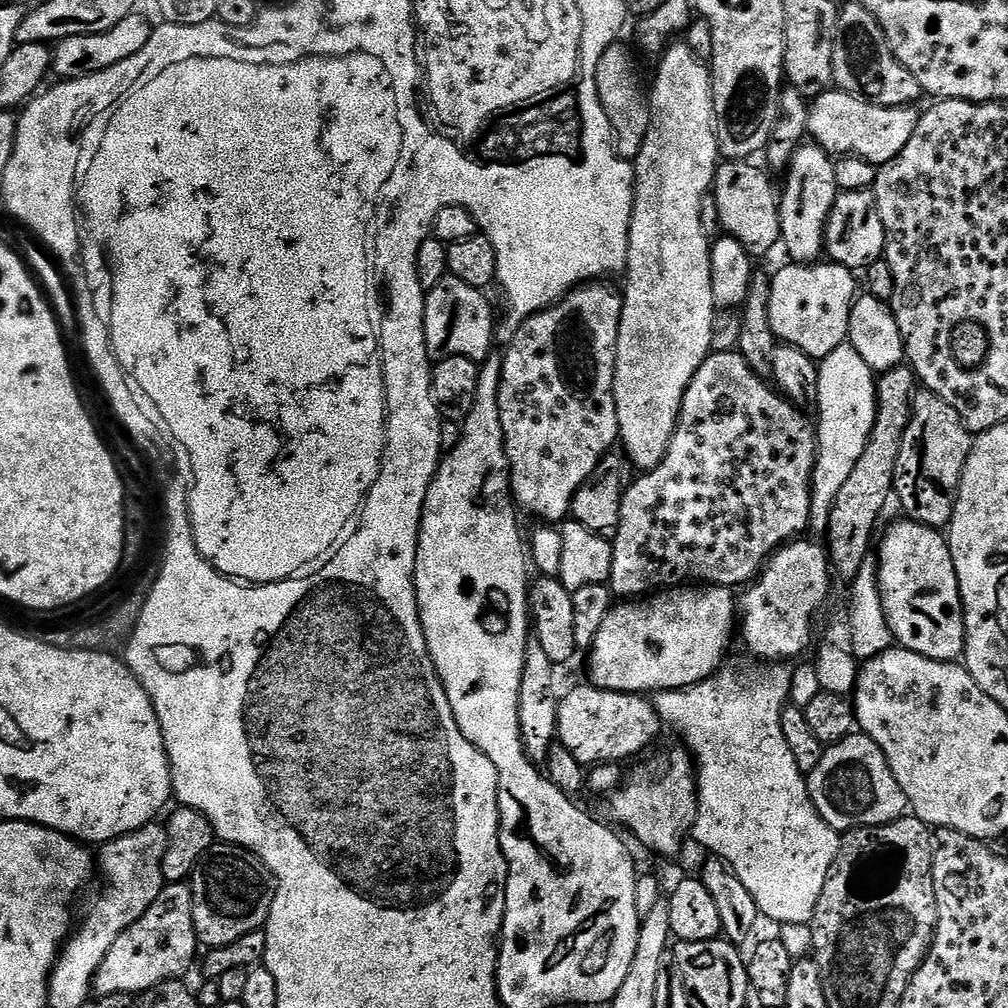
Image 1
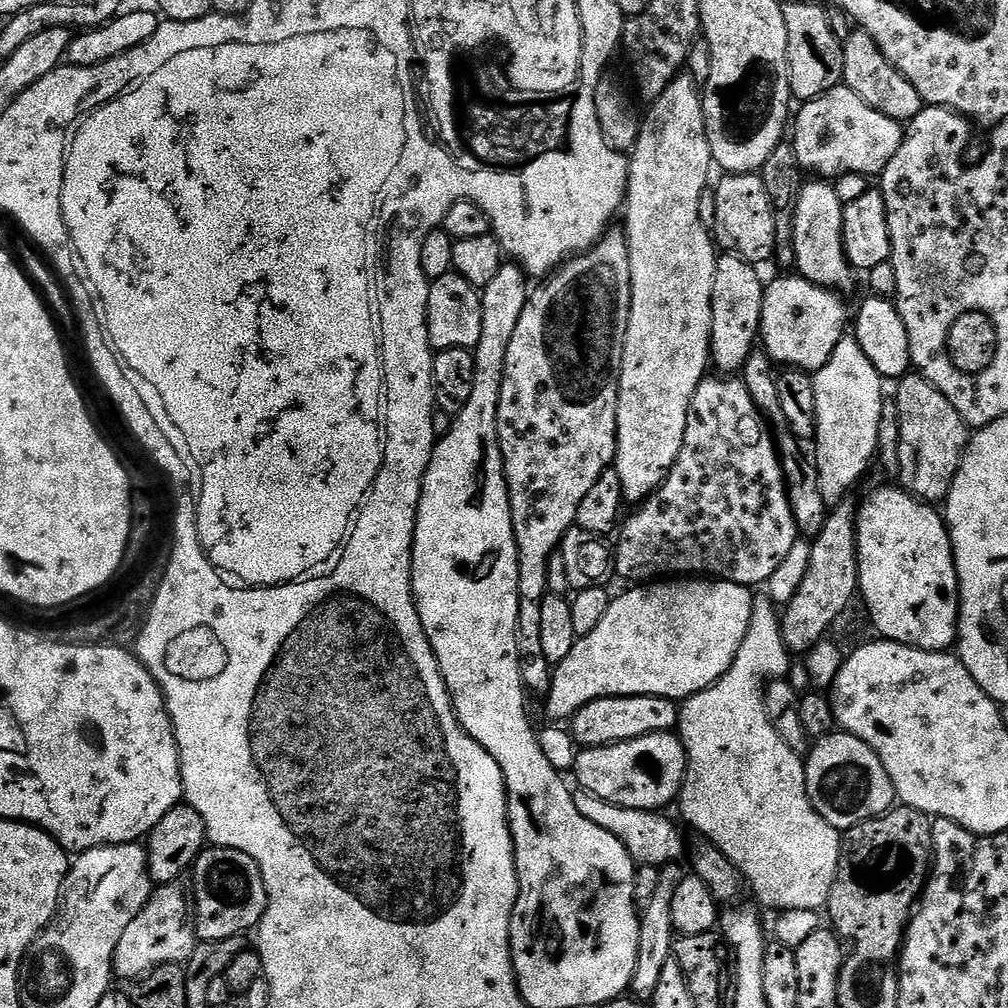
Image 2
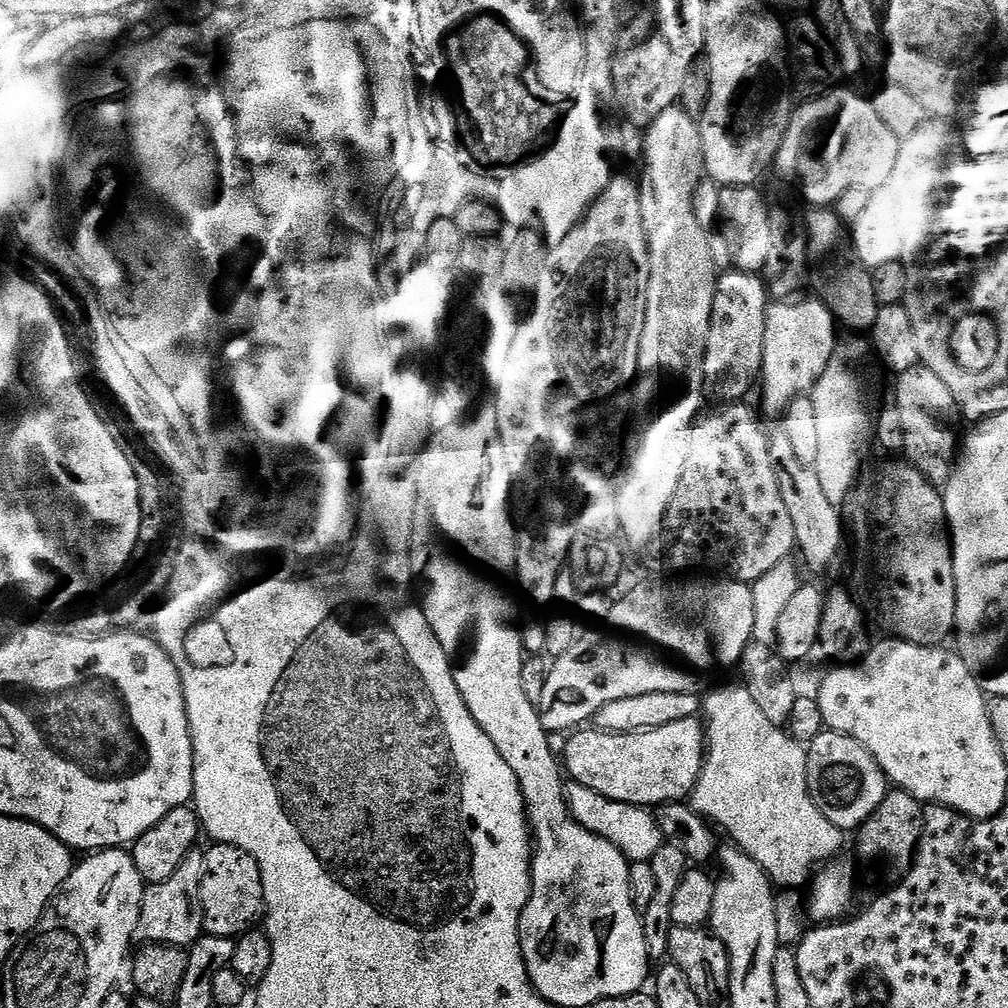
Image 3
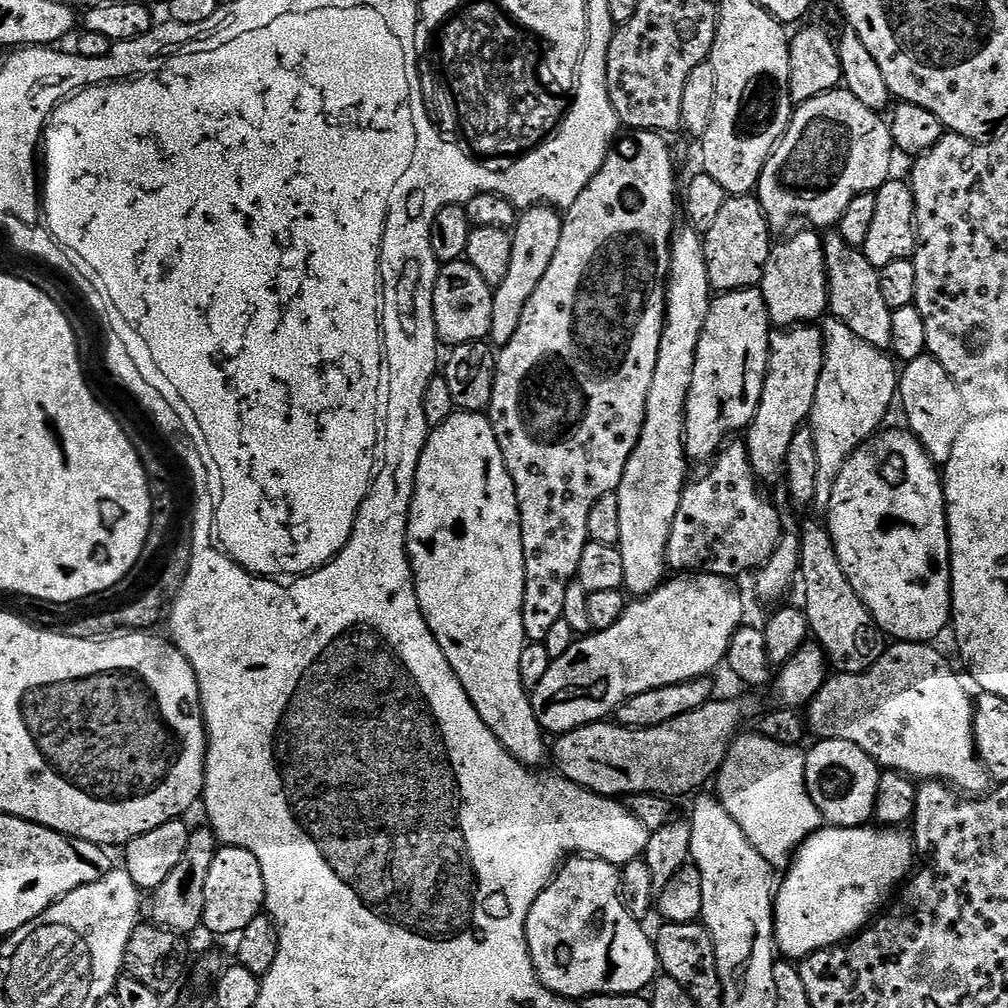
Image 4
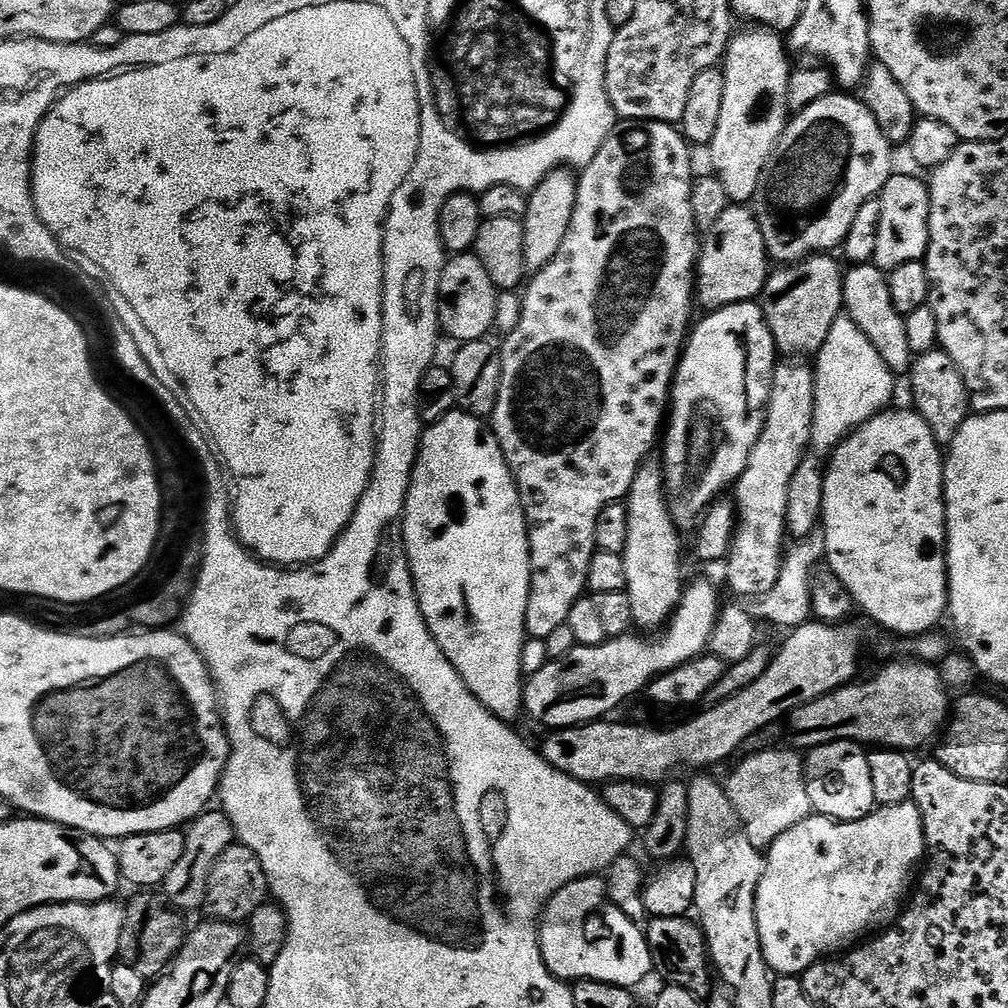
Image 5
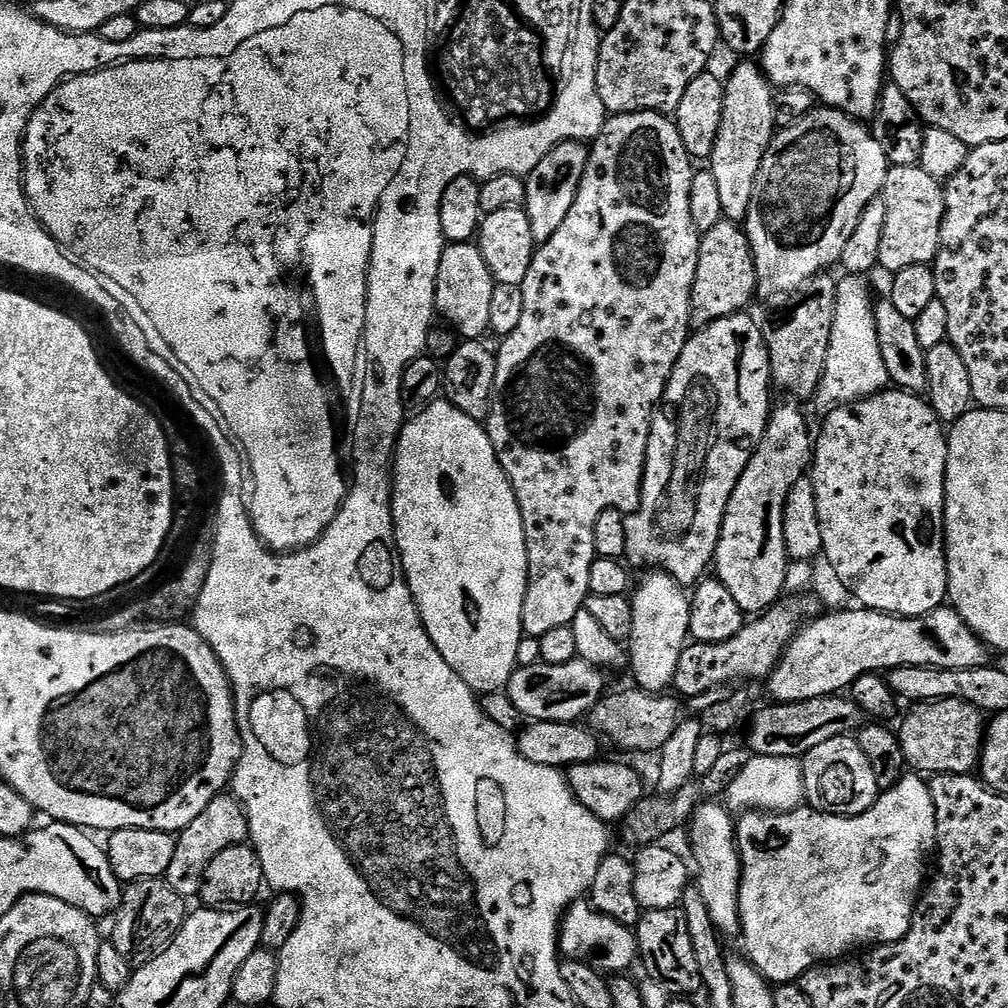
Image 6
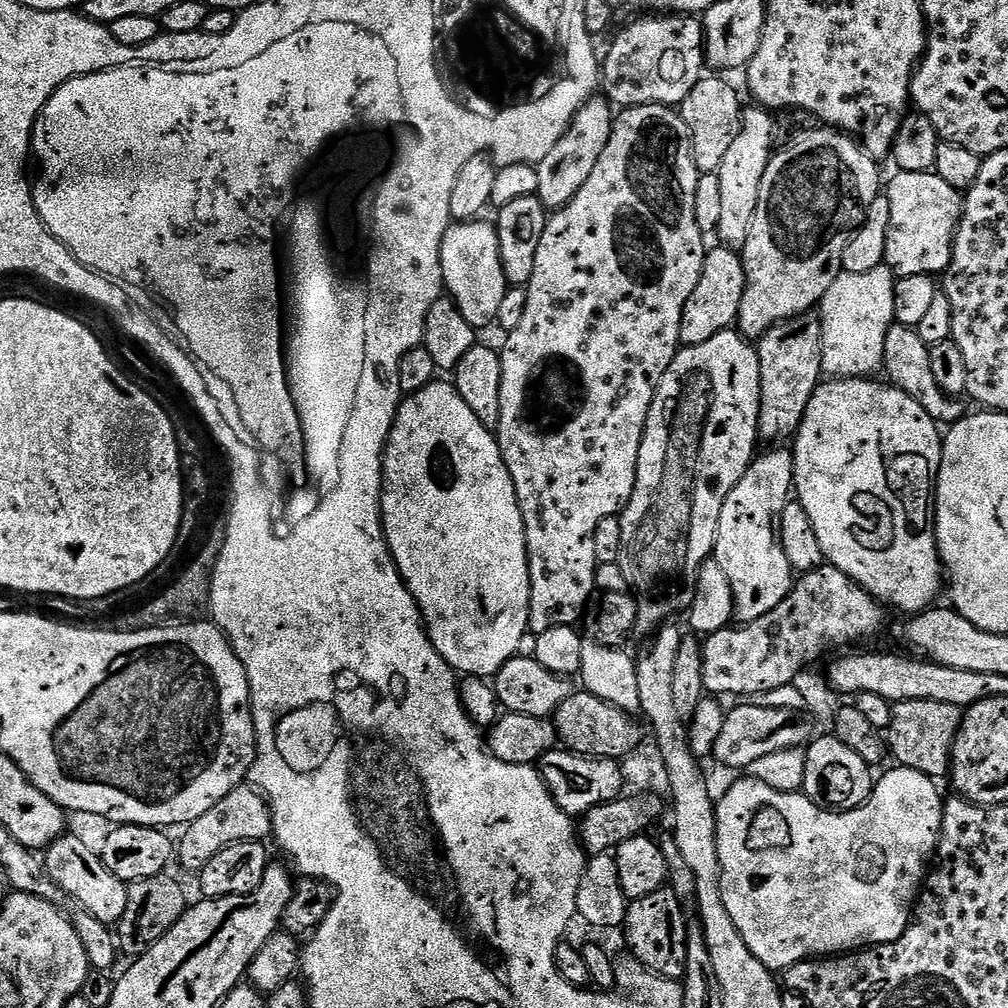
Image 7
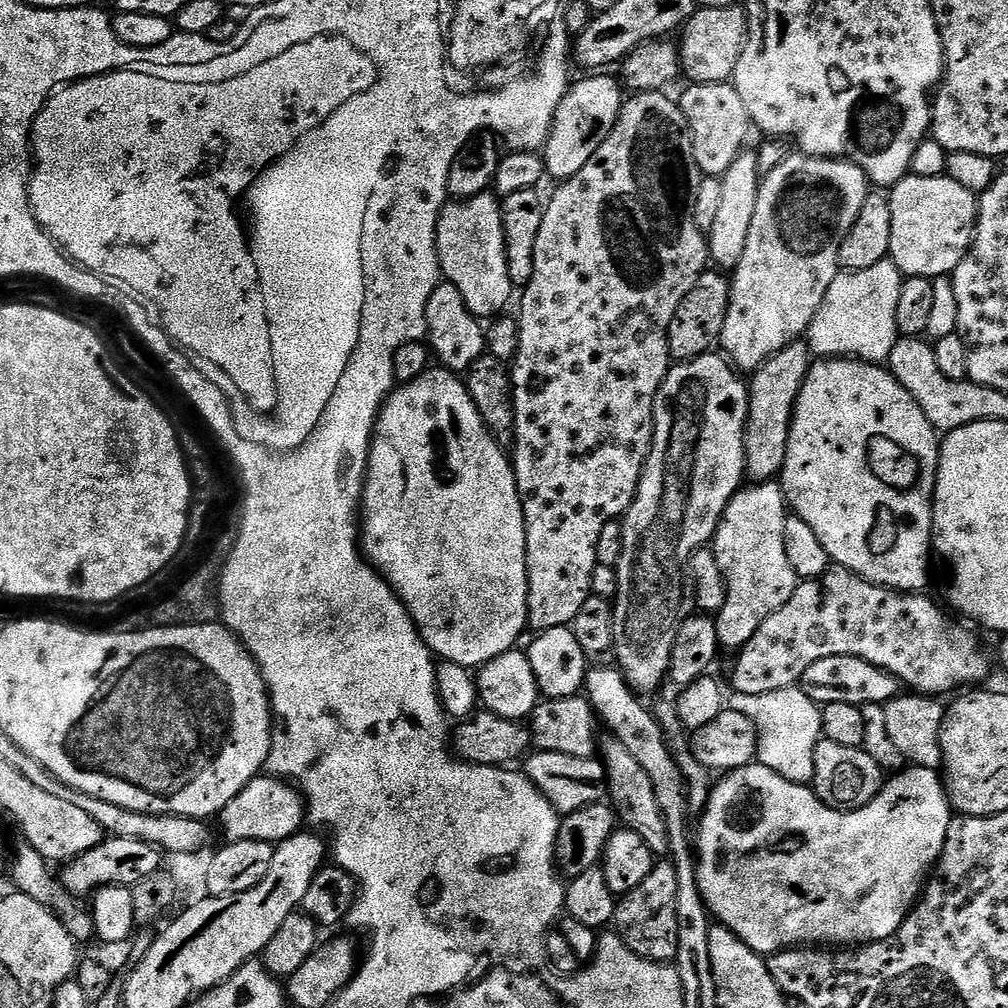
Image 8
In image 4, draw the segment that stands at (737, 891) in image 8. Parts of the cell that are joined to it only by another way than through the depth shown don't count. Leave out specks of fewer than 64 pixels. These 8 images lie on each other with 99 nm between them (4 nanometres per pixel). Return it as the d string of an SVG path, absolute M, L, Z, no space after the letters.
M896 826L821 827L796 849L786 872L788 877L785 880L783 877L776 889L777 949L785 957L799 962L820 948L839 946L863 932L873 919L872 911L909 879L917 856L913 837Z

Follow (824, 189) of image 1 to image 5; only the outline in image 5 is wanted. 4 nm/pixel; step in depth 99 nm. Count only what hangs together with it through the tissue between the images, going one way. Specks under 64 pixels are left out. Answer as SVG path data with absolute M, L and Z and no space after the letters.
M869 262L853 264L844 272L844 306L843 311L870 338L870 346L882 354L882 362L893 374L907 373L912 367L914 353L910 350L910 342L906 342L906 326L904 317L894 310L894 302L890 302L888 277L881 268Z

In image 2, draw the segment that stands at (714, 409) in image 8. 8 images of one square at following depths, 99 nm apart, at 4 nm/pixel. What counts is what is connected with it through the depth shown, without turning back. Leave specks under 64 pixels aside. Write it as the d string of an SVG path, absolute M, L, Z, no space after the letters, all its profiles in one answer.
M724 254L717 259L712 291L712 346L710 360L721 373L736 374L760 340L765 281L760 281L757 265L740 256Z

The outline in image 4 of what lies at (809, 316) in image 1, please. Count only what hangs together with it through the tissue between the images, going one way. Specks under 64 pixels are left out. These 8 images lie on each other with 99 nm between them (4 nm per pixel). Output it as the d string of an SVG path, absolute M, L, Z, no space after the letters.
M811 323L795 325L791 328L781 328L771 333L768 341L768 373L762 386L762 398L752 423L746 429L748 457L752 468L761 481L767 482L784 471L786 454L790 450L790 442L800 428L809 423L814 406L814 394L818 394L818 378L824 365L824 333Z

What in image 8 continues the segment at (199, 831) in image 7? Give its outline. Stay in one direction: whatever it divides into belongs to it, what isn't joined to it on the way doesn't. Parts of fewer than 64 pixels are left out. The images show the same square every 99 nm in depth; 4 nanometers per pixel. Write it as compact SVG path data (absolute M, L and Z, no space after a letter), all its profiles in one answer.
M261 774L230 798L228 805L220 811L218 823L227 843L257 840L275 846L305 827L306 801L299 788L271 774Z

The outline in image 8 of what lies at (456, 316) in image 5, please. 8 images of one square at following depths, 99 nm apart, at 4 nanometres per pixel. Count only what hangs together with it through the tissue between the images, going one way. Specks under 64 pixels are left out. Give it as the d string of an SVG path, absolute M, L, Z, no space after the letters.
M491 191L469 200L453 199L440 211L436 227L436 253L443 279L458 286L466 306L478 318L499 317L503 313L500 311L511 302L514 295L510 270L506 266L506 242L500 205L501 201Z

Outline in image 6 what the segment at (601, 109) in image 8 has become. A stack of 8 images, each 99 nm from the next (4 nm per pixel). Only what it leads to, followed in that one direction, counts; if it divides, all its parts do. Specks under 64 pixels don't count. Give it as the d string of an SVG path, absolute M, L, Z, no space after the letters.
M567 140L565 144L559 144L554 150L550 150L550 154L546 154L546 158L542 158L542 162L538 162L538 166L534 166L534 170L526 178L526 207L537 245L554 238L558 226L566 222L566 214L570 214L574 198L578 198L578 186L586 170L589 151L587 143Z

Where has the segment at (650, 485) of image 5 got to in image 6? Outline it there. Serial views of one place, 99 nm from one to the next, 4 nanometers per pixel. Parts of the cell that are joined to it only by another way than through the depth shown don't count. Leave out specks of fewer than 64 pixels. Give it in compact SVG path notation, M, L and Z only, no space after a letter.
M659 570L645 576L648 577L637 588L635 585L630 596L634 630L630 630L630 638L626 642L626 660L629 665L632 663L635 687L664 694L672 688L678 658L682 658L682 650L690 640L692 602L689 593L674 577Z

